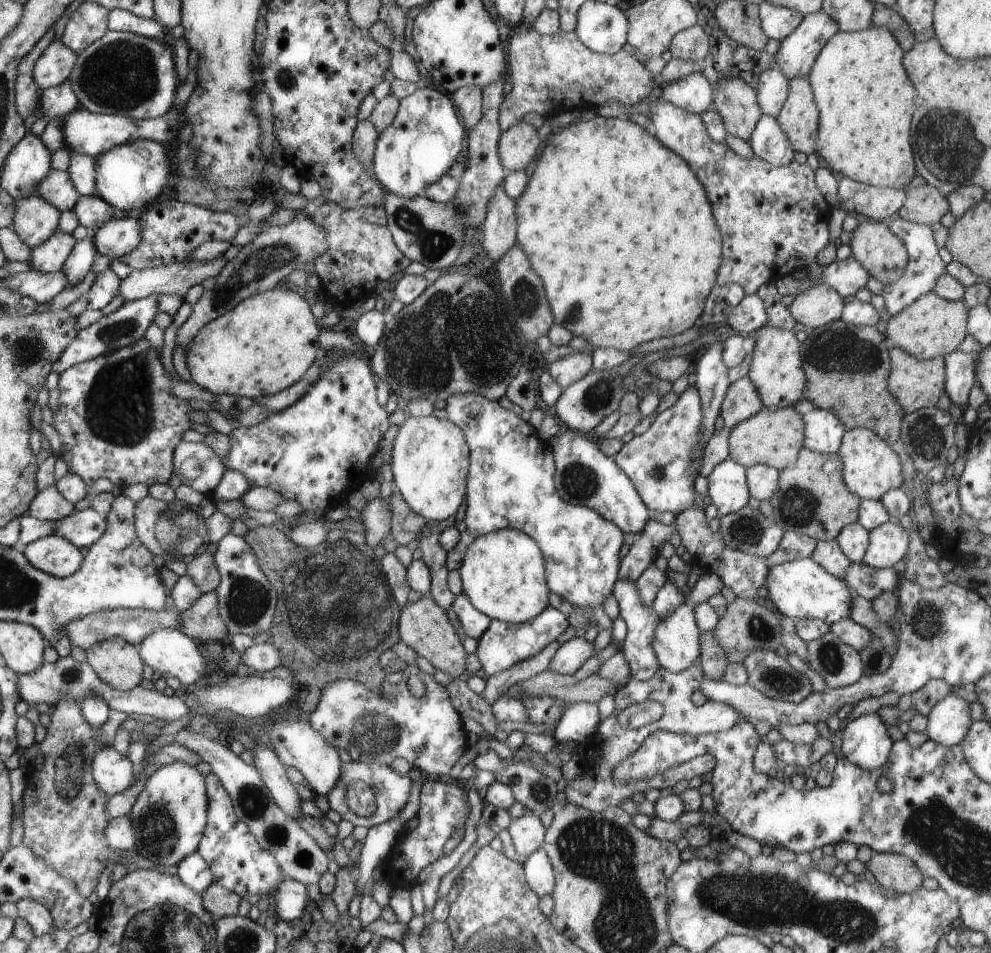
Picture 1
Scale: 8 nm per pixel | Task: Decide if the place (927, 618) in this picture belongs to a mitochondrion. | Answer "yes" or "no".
yes

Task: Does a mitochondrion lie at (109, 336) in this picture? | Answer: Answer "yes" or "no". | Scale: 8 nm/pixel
yes

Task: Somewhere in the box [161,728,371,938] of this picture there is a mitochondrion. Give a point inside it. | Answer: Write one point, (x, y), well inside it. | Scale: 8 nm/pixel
(251, 803)

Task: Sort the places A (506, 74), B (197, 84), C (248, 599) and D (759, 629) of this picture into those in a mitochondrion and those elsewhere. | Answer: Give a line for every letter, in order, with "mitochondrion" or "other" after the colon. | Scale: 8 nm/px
A: other
B: other
C: mitochondrion
D: mitochondrion

